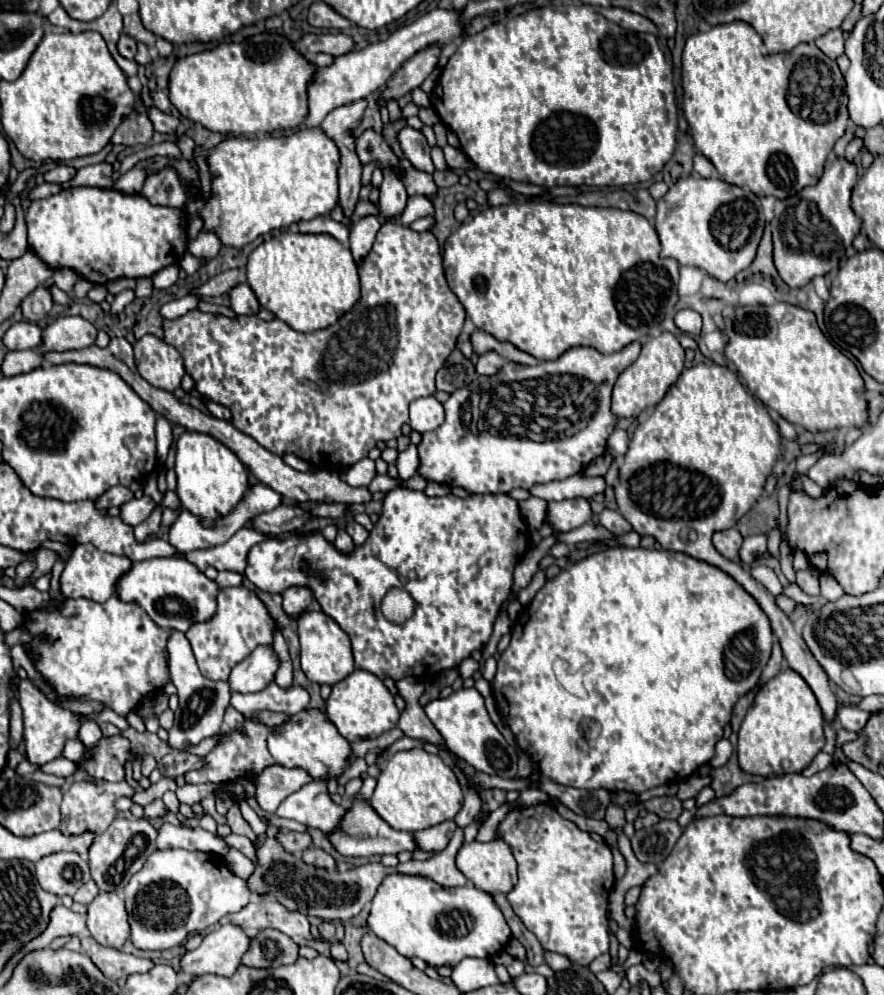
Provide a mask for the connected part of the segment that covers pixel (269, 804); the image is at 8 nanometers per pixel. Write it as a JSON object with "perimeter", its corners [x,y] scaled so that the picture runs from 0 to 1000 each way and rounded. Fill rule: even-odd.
{"perimeter":[[[318,769],[300,773],[291,783],[291,807],[298,815],[313,815],[313,811],[345,787],[352,787],[354,781],[340,773],[325,773]]]}

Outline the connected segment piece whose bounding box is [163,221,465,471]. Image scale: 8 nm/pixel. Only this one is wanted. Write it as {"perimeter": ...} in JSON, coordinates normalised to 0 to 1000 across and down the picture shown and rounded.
{"perimeter":[[[436,222],[426,234],[426,240],[422,244],[422,250],[417,252],[417,256],[406,264],[406,278],[408,278],[408,301],[402,305],[402,309],[397,313],[393,313],[379,327],[363,331],[363,333],[354,333],[354,335],[336,335],[334,331],[329,331],[322,323],[318,321],[309,321],[309,323],[298,323],[293,319],[268,319],[268,321],[257,321],[252,317],[241,317],[241,315],[227,315],[225,311],[214,313],[212,317],[196,321],[196,323],[187,323],[187,343],[191,347],[196,347],[207,363],[209,363],[209,371],[212,375],[221,381],[221,389],[225,395],[239,399],[243,405],[255,407],[261,411],[264,421],[261,425],[279,435],[282,439],[286,439],[293,447],[298,447],[300,451],[304,451],[311,457],[320,457],[320,455],[334,455],[336,459],[352,463],[356,469],[361,471],[388,471],[395,467],[402,467],[404,463],[408,463],[411,459],[415,459],[415,453],[424,449],[426,443],[440,443],[440,441],[449,441],[454,437],[454,429],[458,425],[463,425],[463,415],[460,409],[467,401],[474,399],[483,399],[492,395],[492,375],[501,369],[503,361],[508,359],[508,355],[512,353],[517,339],[524,331],[524,323],[526,323],[526,311],[521,307],[521,303],[515,298],[515,294],[508,290],[503,274],[501,274],[501,258],[499,258],[499,250],[494,240],[490,238],[490,234],[481,232],[481,234],[469,234],[467,230],[454,226],[454,224],[442,224]]]}

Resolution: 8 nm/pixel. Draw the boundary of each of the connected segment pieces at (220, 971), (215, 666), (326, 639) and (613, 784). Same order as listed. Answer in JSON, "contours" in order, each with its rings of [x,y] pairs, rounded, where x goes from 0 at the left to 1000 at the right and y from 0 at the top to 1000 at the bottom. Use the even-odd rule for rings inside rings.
{"contours":[[[[264,928],[250,930],[248,934],[232,940],[230,948],[221,956],[212,956],[207,960],[205,976],[212,978],[212,980],[218,980],[218,982],[225,982],[225,980],[232,980],[232,978],[243,978],[243,980],[259,982],[273,970],[273,962],[282,956],[282,950],[284,950],[284,942],[275,936],[275,932],[264,930]]],[[[279,590],[250,592],[248,612],[236,626],[221,626],[209,638],[218,650],[223,668],[234,682],[259,682],[261,672],[273,666],[291,648],[309,646],[309,622],[293,600]]],[[[345,614],[336,622],[336,630],[338,630],[338,642],[340,642],[340,672],[350,684],[356,684],[361,688],[365,686],[379,688],[402,674],[397,642],[381,626],[377,626],[377,622],[372,622],[372,618],[368,618],[365,614],[361,616]]],[[[693,550],[684,554],[669,556],[666,560],[648,566],[646,570],[637,572],[630,580],[619,582],[617,590],[605,598],[601,608],[594,612],[594,618],[583,624],[578,632],[578,646],[567,656],[562,664],[562,676],[558,682],[558,698],[564,711],[567,721],[574,725],[576,733],[580,735],[587,751],[607,767],[612,779],[626,787],[639,791],[655,791],[655,793],[687,793],[687,795],[712,795],[712,797],[727,797],[732,793],[773,785],[784,779],[793,769],[807,763],[809,747],[818,741],[818,731],[827,723],[829,709],[838,698],[843,698],[861,680],[863,670],[872,658],[872,644],[874,636],[870,630],[870,622],[856,608],[856,604],[822,576],[816,572],[784,562],[775,556],[752,554],[752,552],[714,552],[714,550]],[[628,664],[650,666],[657,672],[662,666],[669,666],[669,672],[660,678],[660,690],[664,694],[662,703],[646,698],[637,688],[630,684],[626,676]]]]}

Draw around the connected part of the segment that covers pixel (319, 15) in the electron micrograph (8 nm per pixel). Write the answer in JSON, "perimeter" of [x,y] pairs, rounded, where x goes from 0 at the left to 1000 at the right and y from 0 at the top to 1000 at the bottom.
{"perimeter":[[[356,1],[352,7],[350,7],[350,15],[347,15],[347,21],[350,25],[354,27],[361,27],[361,29],[393,29],[397,23],[381,15],[370,3],[365,1]]]}

